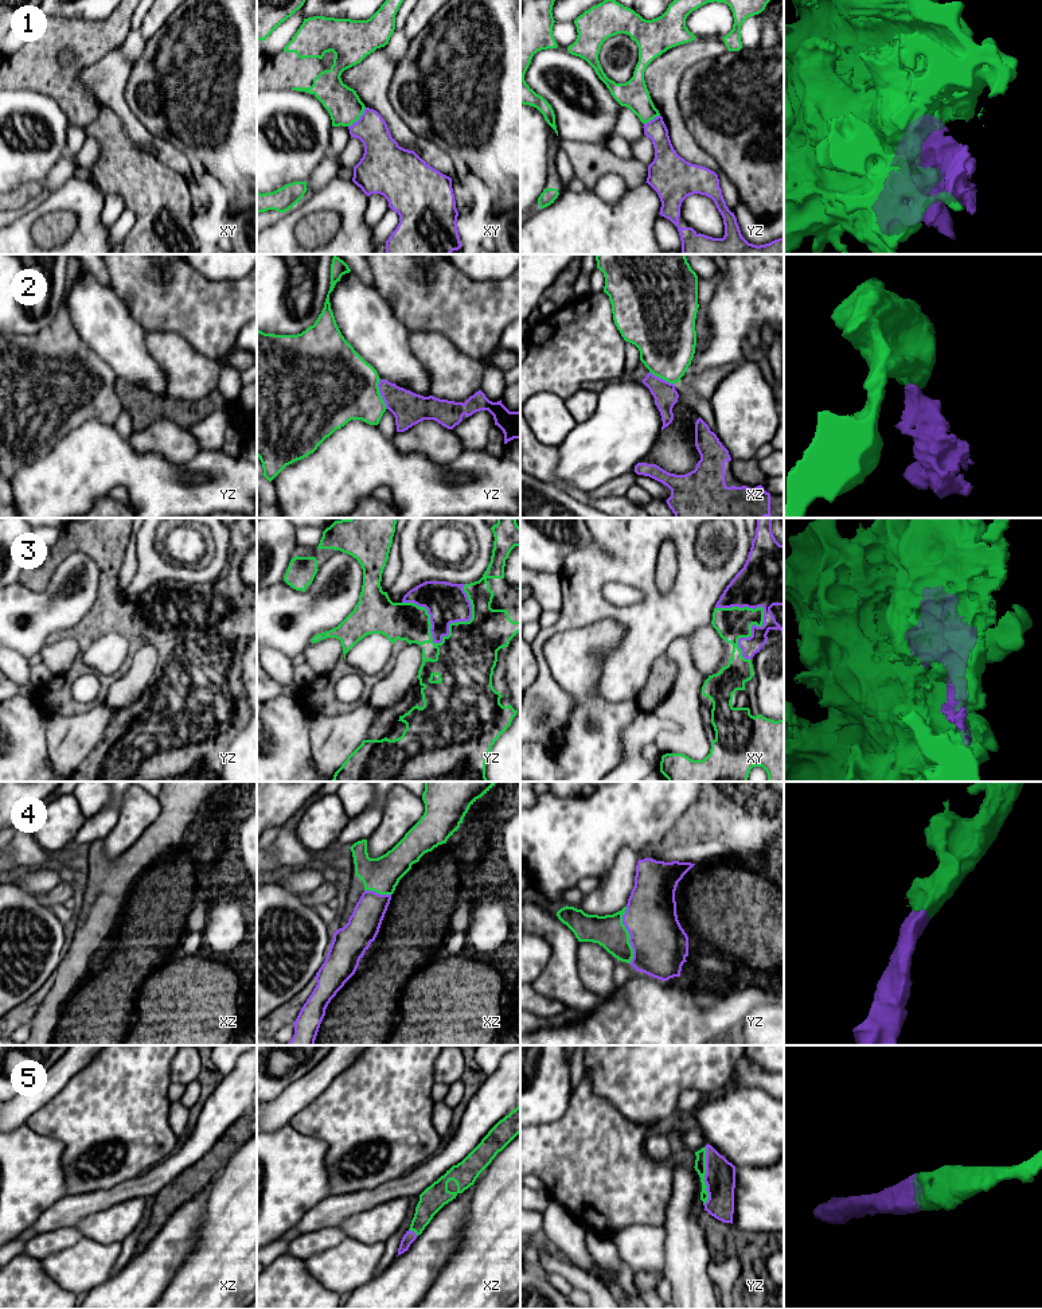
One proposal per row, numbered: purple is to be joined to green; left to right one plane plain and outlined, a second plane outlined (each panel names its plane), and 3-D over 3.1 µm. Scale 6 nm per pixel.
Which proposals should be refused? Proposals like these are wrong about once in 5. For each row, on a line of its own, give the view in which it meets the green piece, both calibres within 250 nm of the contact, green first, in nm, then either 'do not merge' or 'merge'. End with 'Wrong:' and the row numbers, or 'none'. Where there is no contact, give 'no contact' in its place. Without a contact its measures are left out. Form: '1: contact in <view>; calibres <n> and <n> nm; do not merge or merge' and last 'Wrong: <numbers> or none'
1: contact in xy; calibres 200 and 220 nm; merge
2: contact in yz; calibres 420 and 190 nm; do not merge
3: contact in yz; calibres 360 and 240 nm; merge
4: contact in yz; calibres 190 and 320 nm; merge
5: contact in yz; calibres 70 and 180 nm; merge
Wrong: 2

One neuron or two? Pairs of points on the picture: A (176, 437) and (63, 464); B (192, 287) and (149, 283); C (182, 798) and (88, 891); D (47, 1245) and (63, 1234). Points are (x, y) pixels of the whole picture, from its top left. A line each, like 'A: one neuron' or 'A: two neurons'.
A: two neurons
B: one neuron
C: one neuron
D: one neuron

